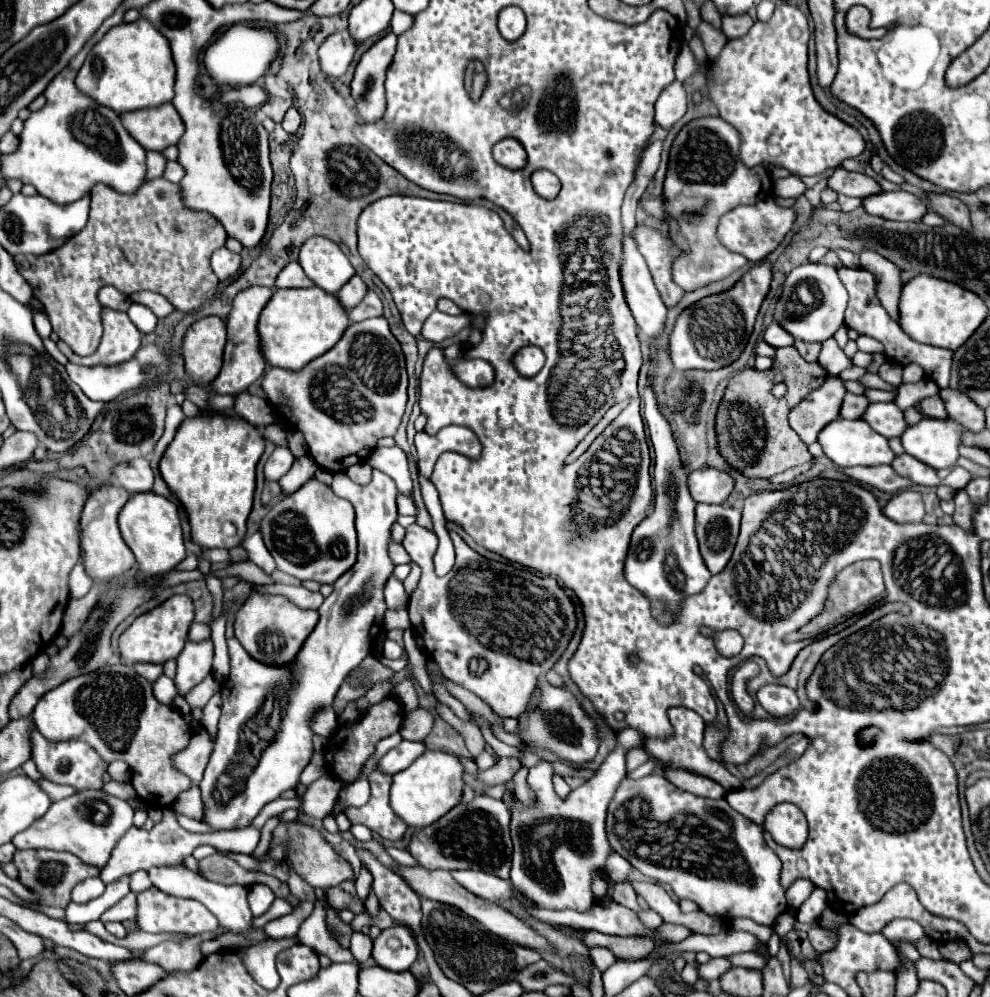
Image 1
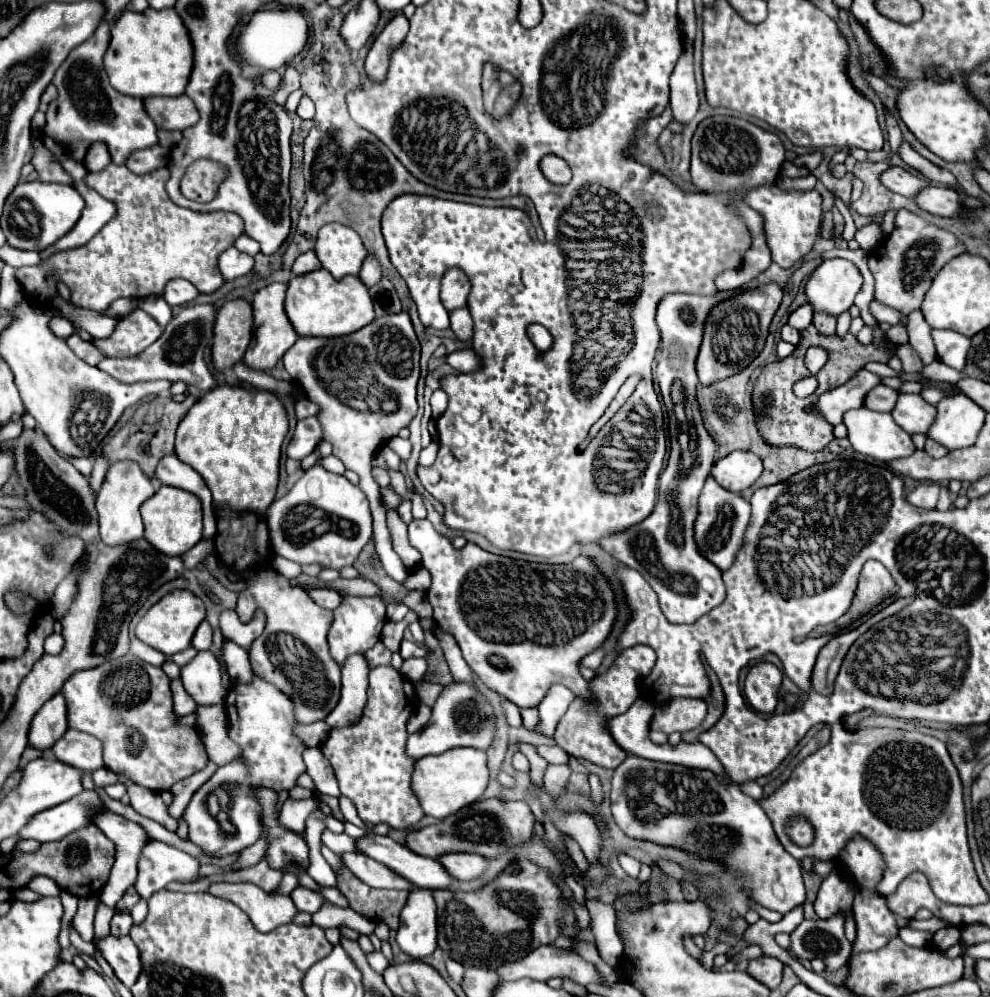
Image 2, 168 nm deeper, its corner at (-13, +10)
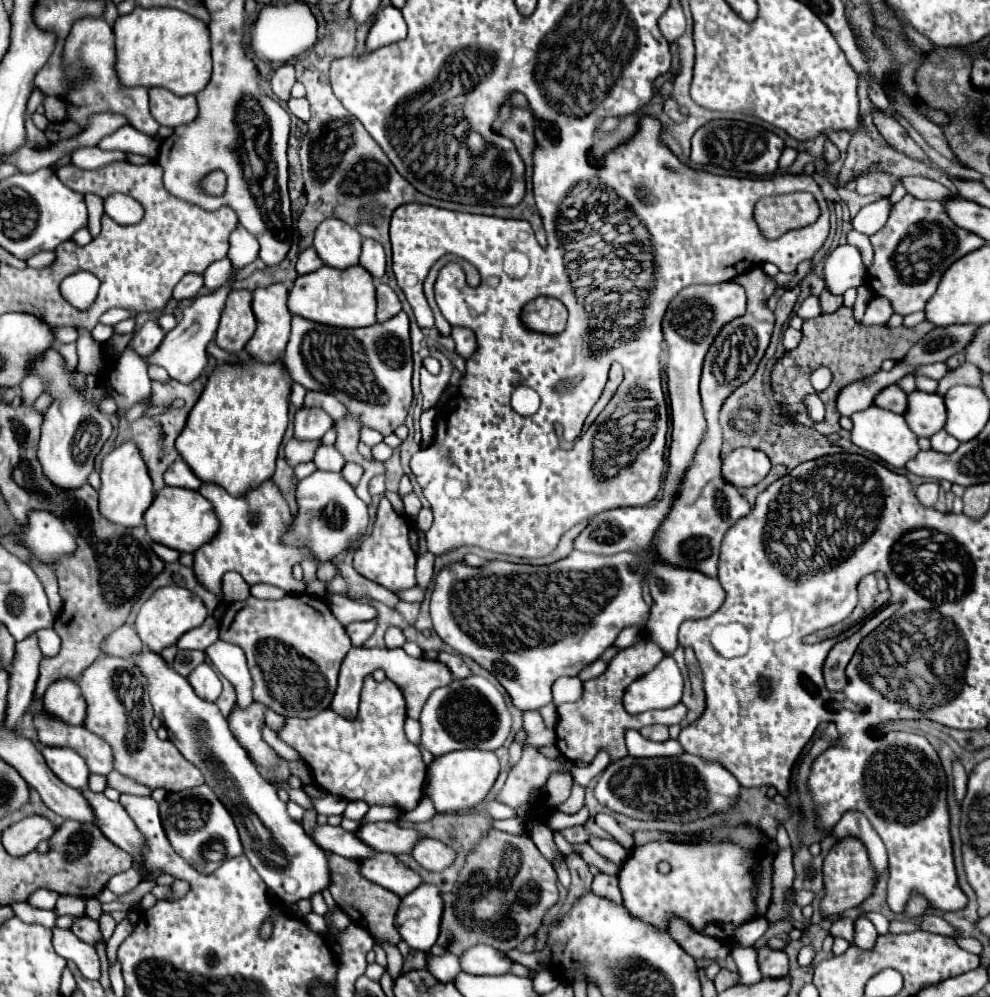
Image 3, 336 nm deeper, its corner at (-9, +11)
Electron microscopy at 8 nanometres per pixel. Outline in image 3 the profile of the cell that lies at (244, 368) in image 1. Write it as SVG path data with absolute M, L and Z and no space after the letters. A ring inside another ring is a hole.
M274 283L268 287L256 289L252 293L252 309L254 309L254 315L258 321L258 329L256 329L254 337L246 343L244 351L252 359L258 359L260 363L276 363L286 347L286 341L290 337L290 321L292 321L292 315L286 307L286 299L288 299L288 289L284 283Z

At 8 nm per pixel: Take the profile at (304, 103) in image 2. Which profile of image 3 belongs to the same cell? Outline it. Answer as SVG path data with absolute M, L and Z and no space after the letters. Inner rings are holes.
M290 99L288 101L290 113L296 115L302 121L310 121L310 107L308 107L308 99Z

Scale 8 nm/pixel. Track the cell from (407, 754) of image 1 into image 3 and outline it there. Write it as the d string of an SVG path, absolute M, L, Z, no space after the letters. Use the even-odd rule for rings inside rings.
M470 675L466 679L454 679L450 685L436 689L422 709L420 725L420 745L434 757L438 757L456 749L494 751L502 747L502 743L510 735L512 717L500 691L488 679Z

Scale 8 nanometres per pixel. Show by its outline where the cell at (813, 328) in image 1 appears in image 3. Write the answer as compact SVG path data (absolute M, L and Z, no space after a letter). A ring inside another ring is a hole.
M838 245L824 259L824 283L834 295L844 295L850 287L862 285L866 279L866 267L856 247Z

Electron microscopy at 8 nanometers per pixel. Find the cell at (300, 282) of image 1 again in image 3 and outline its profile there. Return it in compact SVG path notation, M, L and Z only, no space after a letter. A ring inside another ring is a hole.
M310 247L310 249L304 249L300 255L298 255L298 261L296 261L296 271L298 275L306 275L306 273L312 273L316 269L320 269L324 263L322 259L316 255L316 251Z

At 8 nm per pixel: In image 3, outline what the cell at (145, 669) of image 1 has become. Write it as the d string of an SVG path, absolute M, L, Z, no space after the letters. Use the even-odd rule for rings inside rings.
M122 625L120 629L116 629L110 635L110 641L106 641L104 645L104 653L118 657L130 657L130 653L138 653L138 649L144 649L144 645L132 625Z

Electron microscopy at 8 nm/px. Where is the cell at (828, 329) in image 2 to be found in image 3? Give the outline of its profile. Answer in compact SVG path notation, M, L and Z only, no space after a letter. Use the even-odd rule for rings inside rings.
M824 289L822 295L820 295L820 305L822 305L822 313L824 315L826 313L834 313L834 311L838 311L842 307L842 297L834 297L832 293L828 293Z

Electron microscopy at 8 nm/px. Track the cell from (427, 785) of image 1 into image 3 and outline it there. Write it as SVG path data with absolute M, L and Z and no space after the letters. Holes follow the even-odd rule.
M458 751L458 753L446 753L436 757L426 775L424 795L434 803L438 813L452 813L452 811L464 811L474 805L478 805L488 791L492 789L496 777L498 777L500 765L492 751Z

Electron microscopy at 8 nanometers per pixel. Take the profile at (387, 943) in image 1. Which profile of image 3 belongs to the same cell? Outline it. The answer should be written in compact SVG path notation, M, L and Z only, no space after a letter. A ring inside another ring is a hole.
M422 883L408 893L396 913L396 929L410 949L430 951L440 933L442 897L436 885Z

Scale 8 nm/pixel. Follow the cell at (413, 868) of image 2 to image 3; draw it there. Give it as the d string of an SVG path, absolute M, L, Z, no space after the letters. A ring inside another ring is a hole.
M316 825L314 841L324 851L330 851L330 853L336 853L336 855L354 859L354 861L368 859L368 857L374 855L374 849L370 849L364 841L360 841L360 837L356 833L344 831L342 827Z

